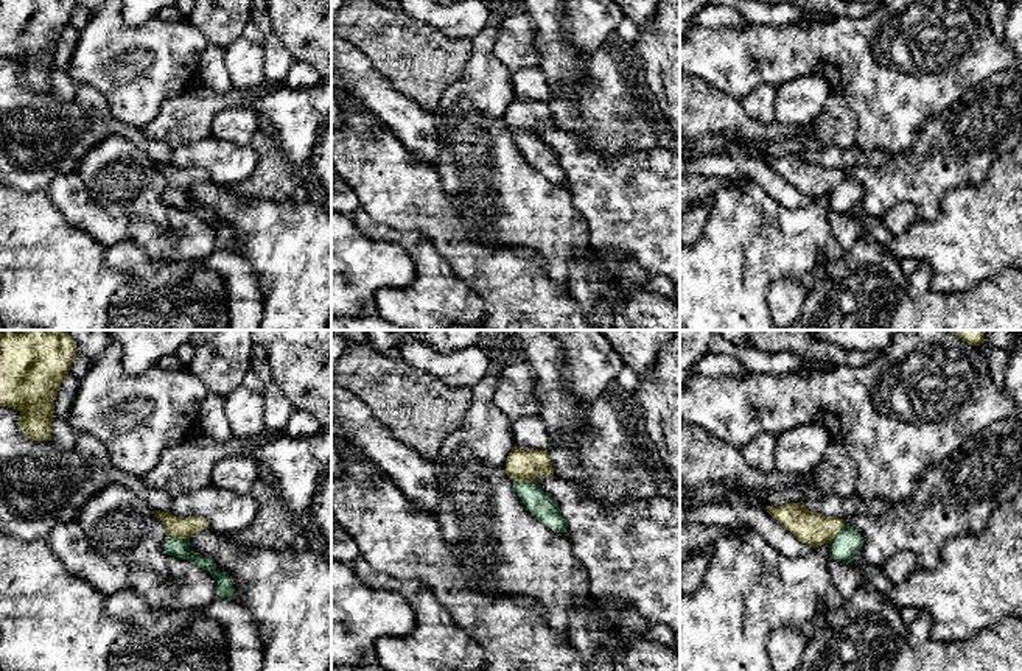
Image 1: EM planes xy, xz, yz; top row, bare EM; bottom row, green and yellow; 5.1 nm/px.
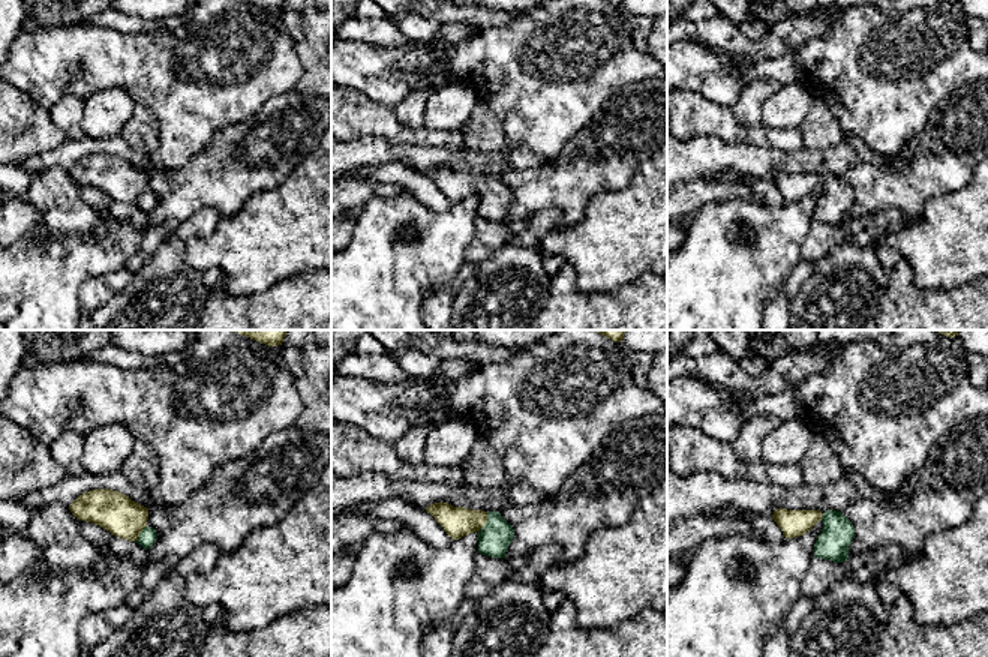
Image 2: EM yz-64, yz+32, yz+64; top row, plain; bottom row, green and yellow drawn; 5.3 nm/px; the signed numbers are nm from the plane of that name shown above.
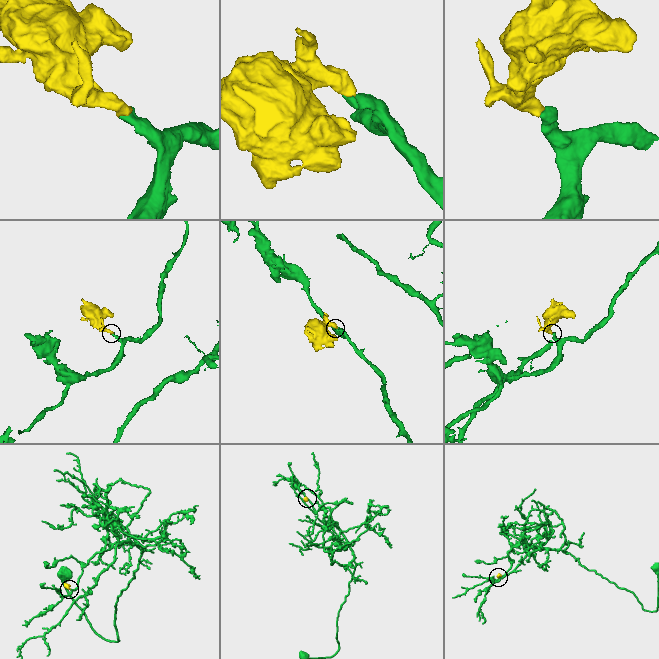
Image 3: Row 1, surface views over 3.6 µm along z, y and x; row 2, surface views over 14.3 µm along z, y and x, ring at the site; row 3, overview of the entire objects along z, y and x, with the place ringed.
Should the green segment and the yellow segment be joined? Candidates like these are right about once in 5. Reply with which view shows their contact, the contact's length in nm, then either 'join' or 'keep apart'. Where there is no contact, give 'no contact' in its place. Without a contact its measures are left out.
contact in xy; length 120 nm; join

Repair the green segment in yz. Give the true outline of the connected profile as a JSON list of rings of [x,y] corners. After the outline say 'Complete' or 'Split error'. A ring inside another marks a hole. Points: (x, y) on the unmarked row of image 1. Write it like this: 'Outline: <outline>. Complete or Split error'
Outline: [[[787,154],[778,159],[764,159],[787,182],[810,199],[829,196],[831,210],[852,215],[863,198],[863,188],[843,170],[824,168],[809,162],[801,154]]]. Split error

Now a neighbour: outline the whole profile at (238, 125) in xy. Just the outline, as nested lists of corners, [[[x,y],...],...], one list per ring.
[[[226,107],[212,121],[210,135],[219,140],[250,145],[260,129],[260,115],[247,107]]]

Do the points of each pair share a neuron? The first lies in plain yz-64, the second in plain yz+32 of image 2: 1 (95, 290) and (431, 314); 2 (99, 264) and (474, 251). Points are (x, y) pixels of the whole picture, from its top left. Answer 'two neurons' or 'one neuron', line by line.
1: one neuron
2: two neurons

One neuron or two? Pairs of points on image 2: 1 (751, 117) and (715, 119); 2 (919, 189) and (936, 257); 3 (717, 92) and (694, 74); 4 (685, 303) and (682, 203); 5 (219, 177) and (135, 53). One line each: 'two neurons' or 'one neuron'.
1: two neurons
2: two neurons
3: one neuron
4: two neurons
5: two neurons

